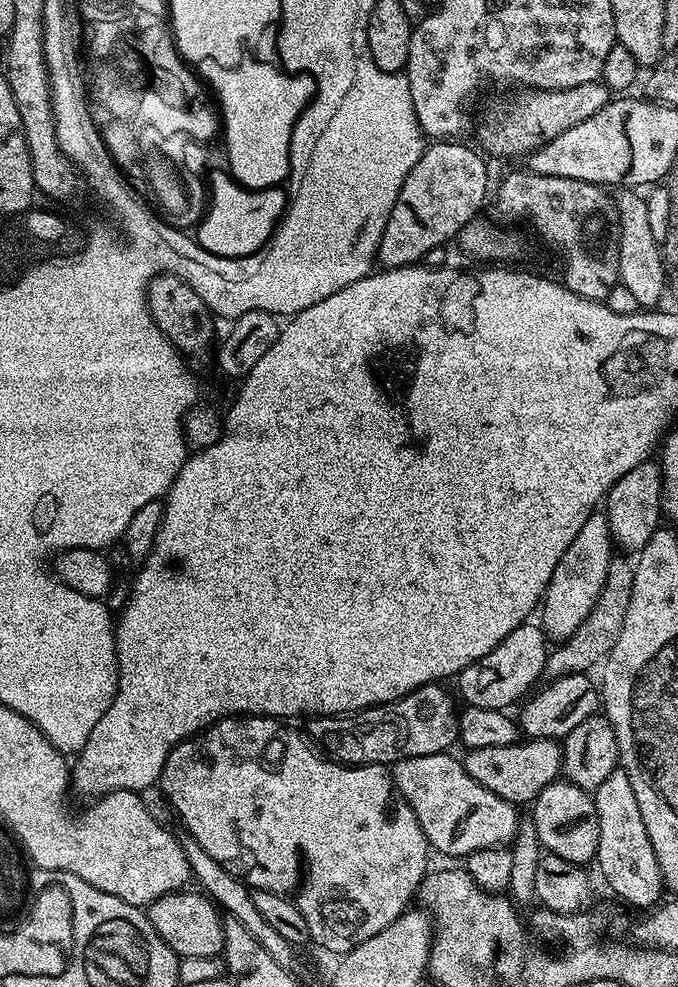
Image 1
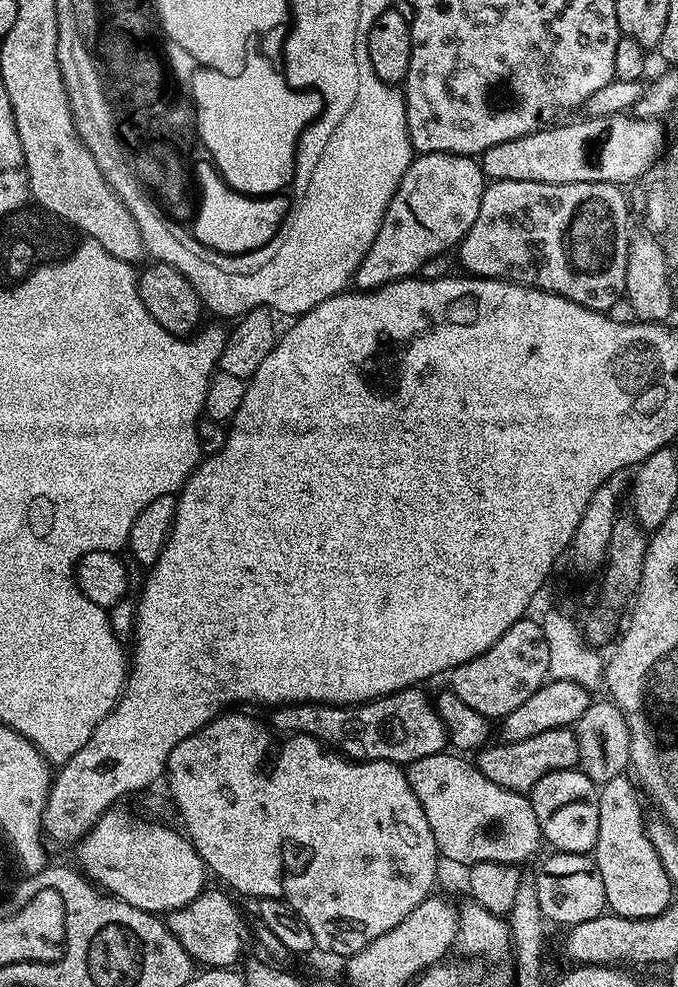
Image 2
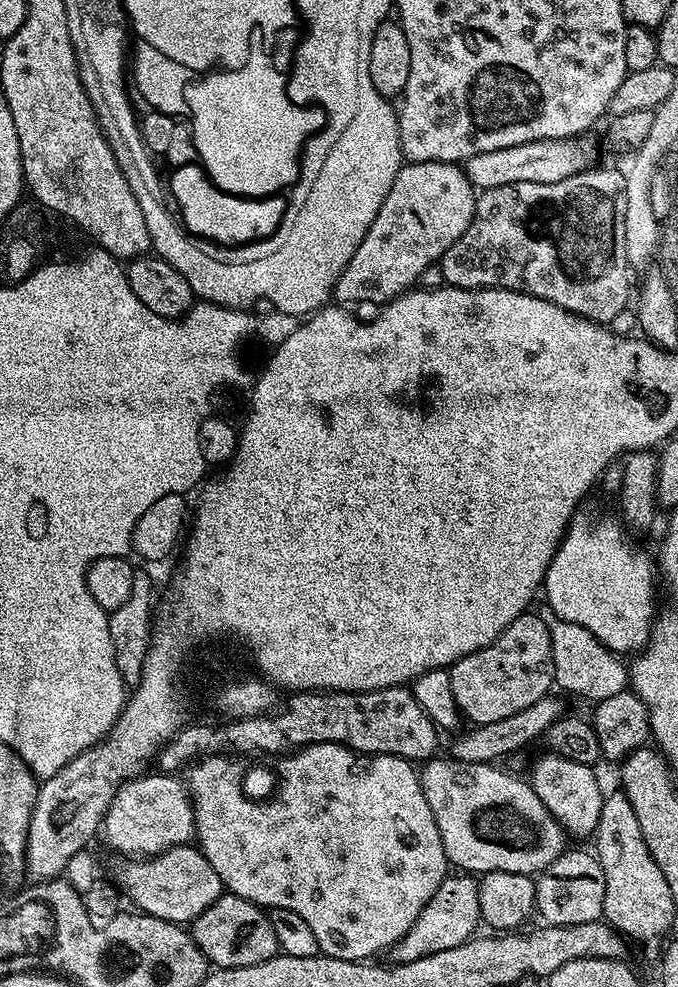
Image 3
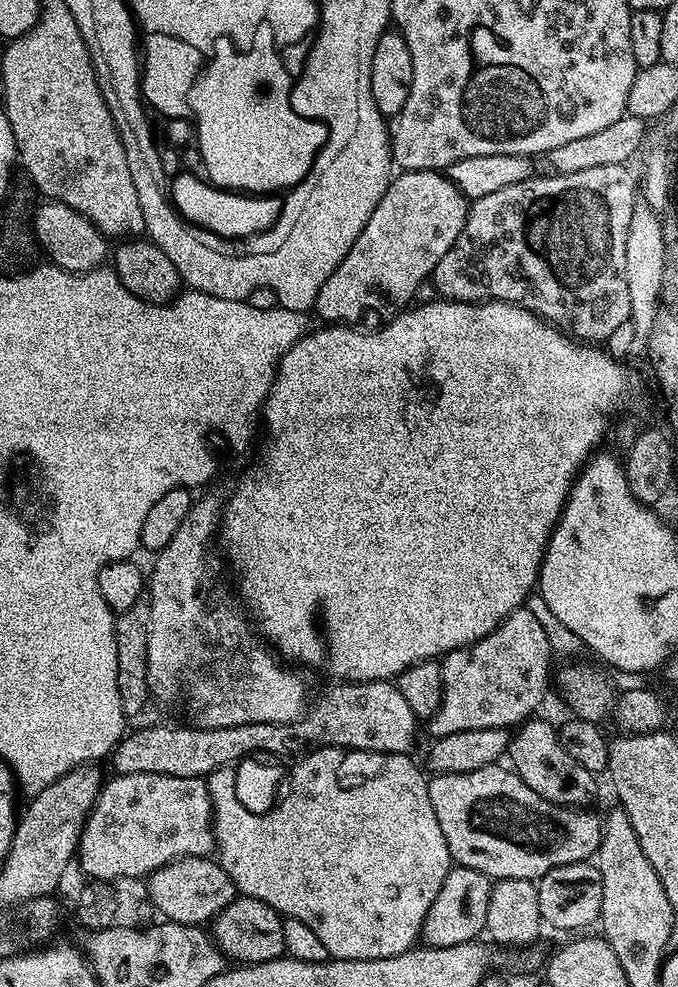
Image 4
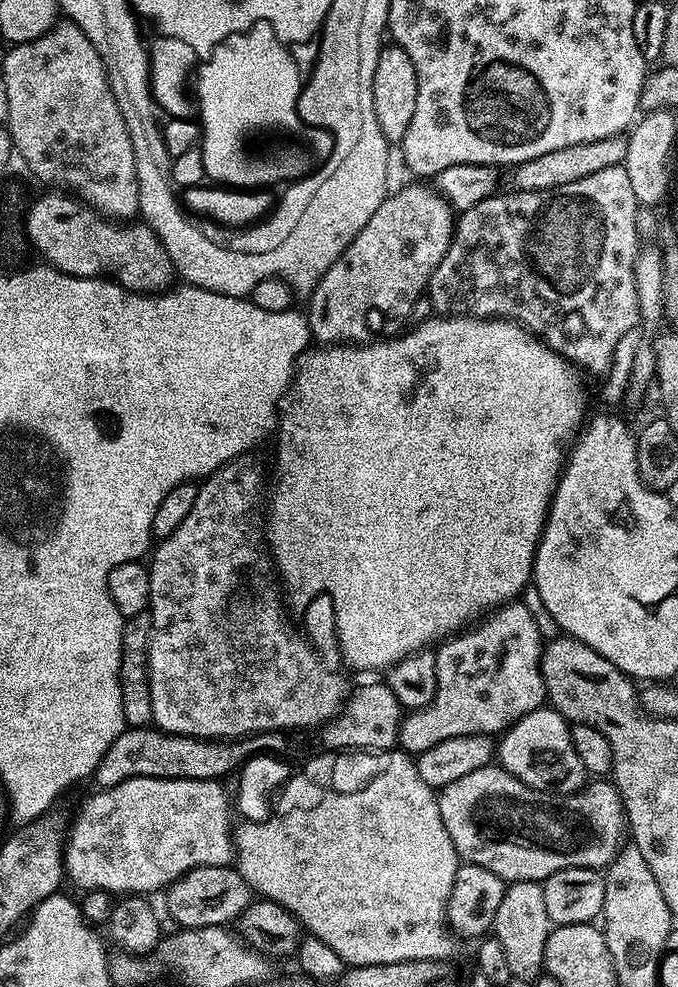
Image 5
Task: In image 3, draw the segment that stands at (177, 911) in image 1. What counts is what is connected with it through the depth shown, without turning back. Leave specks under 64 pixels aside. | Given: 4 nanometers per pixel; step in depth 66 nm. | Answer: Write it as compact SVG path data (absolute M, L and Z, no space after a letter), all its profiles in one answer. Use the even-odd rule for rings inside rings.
M230 891L202 910L190 925L192 940L202 950L213 969L258 966L280 952L278 938L274 938L274 926L270 926L268 912L246 898L238 898Z

